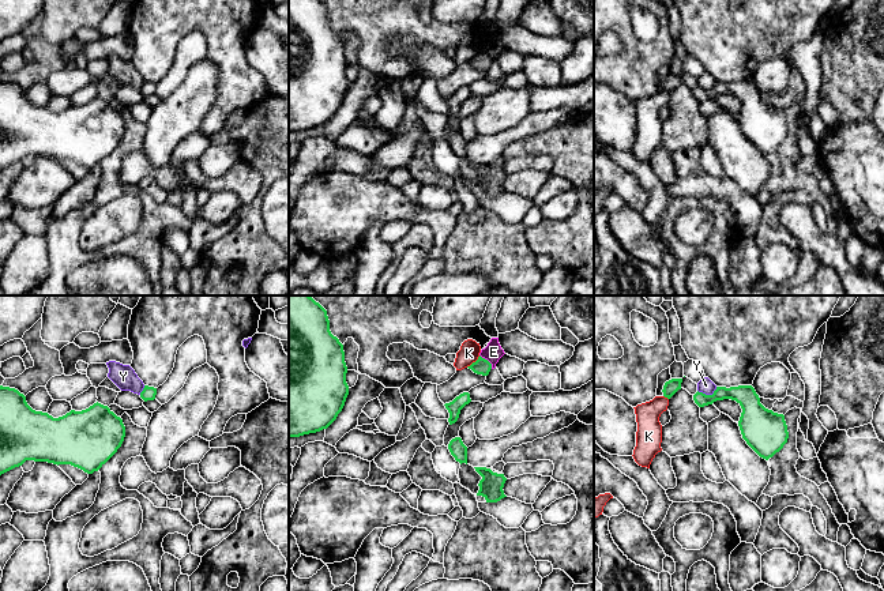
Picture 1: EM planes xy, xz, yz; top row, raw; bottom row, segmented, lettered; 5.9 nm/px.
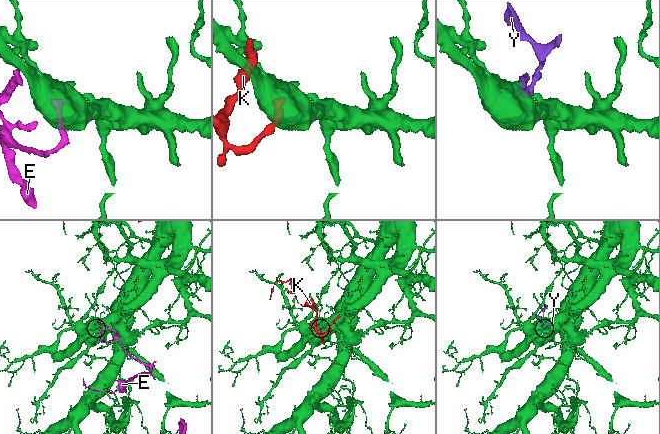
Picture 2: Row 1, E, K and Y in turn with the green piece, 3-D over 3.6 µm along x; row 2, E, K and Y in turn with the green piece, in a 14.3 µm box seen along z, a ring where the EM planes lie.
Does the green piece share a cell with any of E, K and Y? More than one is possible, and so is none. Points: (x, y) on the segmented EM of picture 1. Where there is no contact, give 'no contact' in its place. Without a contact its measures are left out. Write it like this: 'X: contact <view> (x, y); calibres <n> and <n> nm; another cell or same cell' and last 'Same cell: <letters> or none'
E: contact xz (488, 361); calibres 100 and 110 nm; another cell
K: contact xz (473, 362); calibres 100 and 120 nm; another cell
Y: contact yz (707, 395); calibres 120 and 90 nm; another cell
Same cell: none

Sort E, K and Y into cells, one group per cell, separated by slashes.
E / K / Y

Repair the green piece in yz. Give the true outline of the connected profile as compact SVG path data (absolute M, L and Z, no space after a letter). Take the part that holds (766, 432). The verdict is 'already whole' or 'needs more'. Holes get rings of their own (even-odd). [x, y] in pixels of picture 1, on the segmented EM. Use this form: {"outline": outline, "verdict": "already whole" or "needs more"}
{"outline": "M752 385L716 387L712 395L699 391L693 395L699 407L723 399L736 400L741 406L738 426L742 438L760 458L768 460L787 443L789 432L785 415L765 409Z", "verdict": "already whole"}

